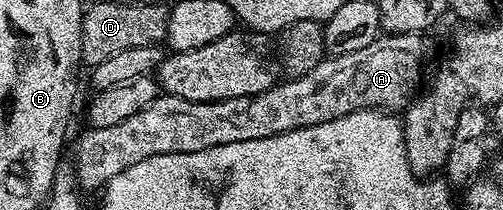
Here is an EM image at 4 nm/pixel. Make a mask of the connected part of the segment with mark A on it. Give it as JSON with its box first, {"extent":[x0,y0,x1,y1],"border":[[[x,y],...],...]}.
{"extent":[71,34,425,191],"border":[[[385,34],[367,48],[359,48],[359,52],[334,54],[326,56],[311,72],[302,78],[289,78],[278,81],[267,92],[259,92],[255,96],[235,96],[222,102],[192,102],[179,96],[162,93],[143,112],[135,112],[135,116],[127,116],[119,124],[111,124],[111,128],[89,128],[77,142],[71,161],[77,167],[77,181],[82,191],[100,191],[119,172],[131,168],[131,164],[139,164],[139,160],[147,160],[156,154],[186,154],[187,152],[203,152],[215,148],[219,144],[235,144],[235,140],[263,140],[267,136],[279,136],[283,132],[291,132],[304,126],[318,126],[324,122],[335,120],[339,116],[347,116],[356,110],[372,110],[384,108],[389,112],[401,112],[413,102],[418,93],[417,58],[425,54],[425,42],[421,34]]]}

